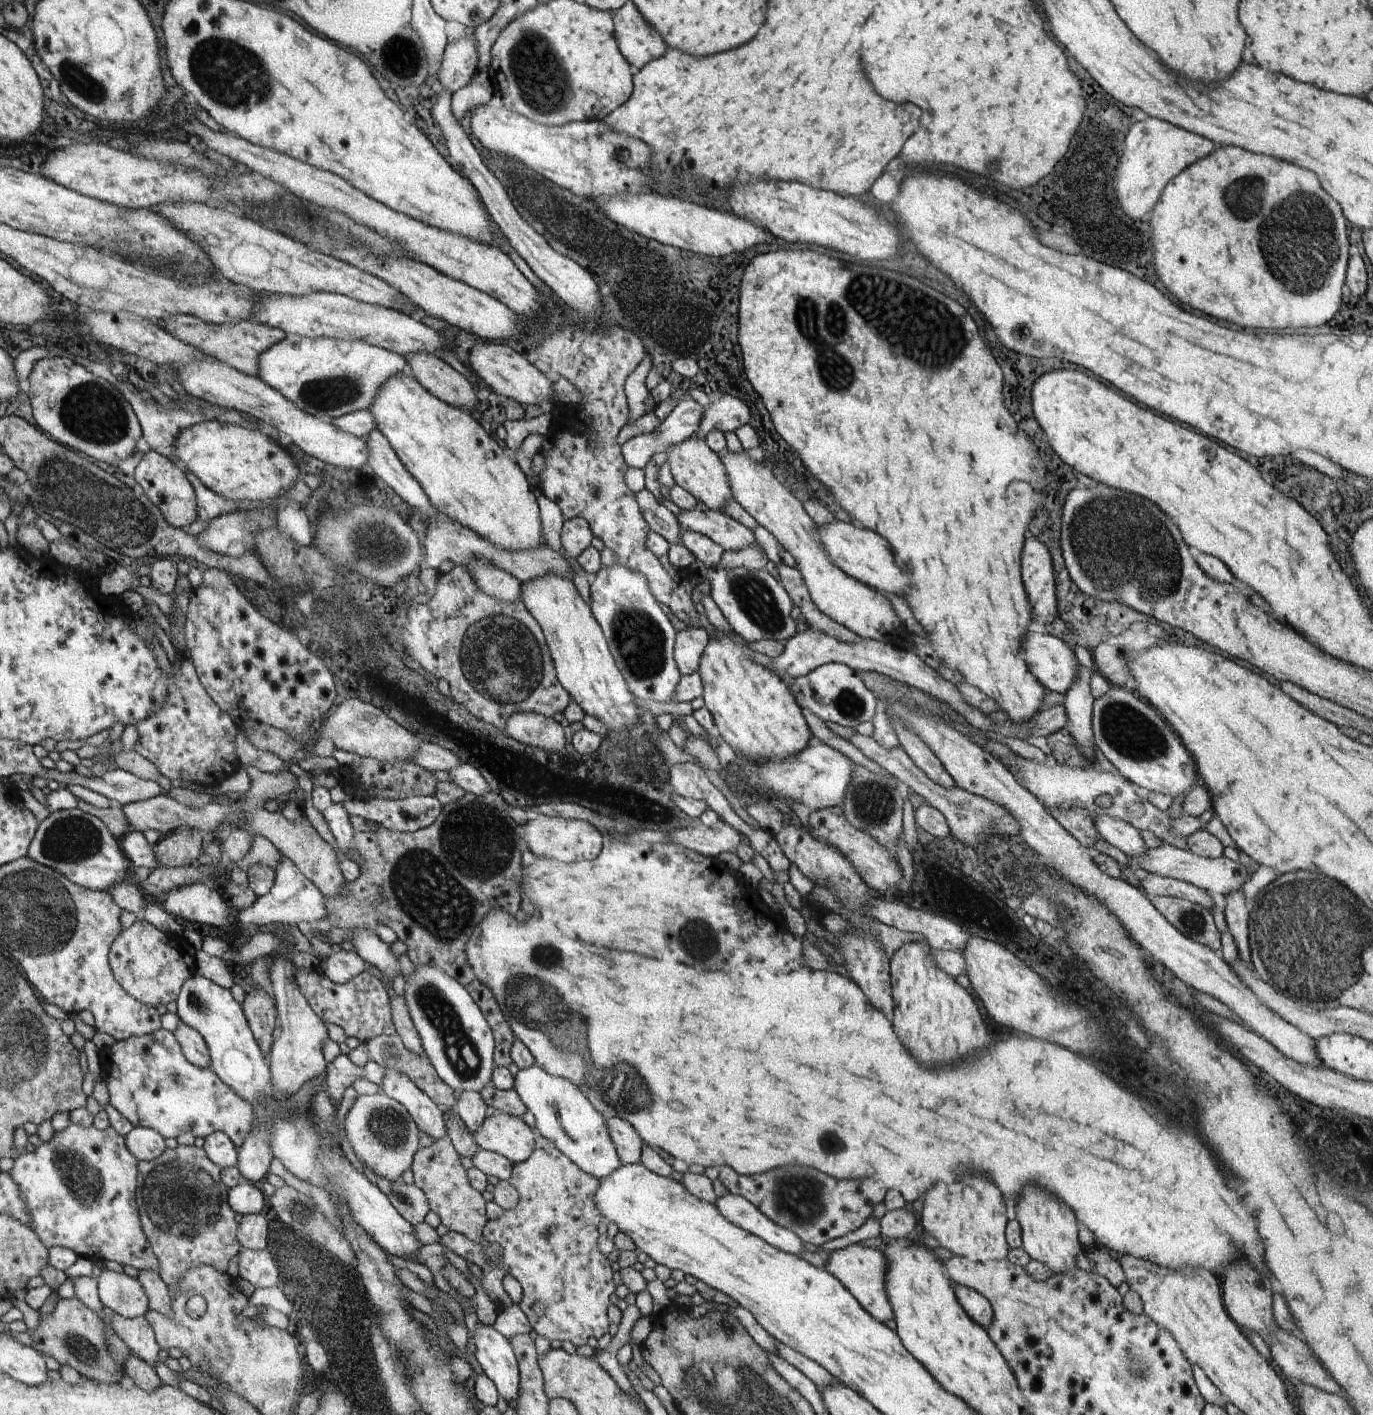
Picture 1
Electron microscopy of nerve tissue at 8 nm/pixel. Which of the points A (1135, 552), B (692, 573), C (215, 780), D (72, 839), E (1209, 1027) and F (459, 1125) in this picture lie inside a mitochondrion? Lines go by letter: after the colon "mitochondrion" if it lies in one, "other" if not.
A: mitochondrion
B: other
C: other
D: mitochondrion
E: other
F: other

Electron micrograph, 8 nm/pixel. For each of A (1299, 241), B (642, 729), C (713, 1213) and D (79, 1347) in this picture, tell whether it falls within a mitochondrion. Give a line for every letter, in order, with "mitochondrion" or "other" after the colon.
A: mitochondrion
B: other
C: other
D: mitochondrion

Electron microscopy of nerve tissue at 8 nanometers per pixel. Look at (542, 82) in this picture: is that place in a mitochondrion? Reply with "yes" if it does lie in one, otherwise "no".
yes

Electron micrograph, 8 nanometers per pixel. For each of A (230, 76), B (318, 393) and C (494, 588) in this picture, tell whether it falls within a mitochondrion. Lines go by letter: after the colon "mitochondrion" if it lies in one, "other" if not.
A: mitochondrion
B: mitochondrion
C: other

